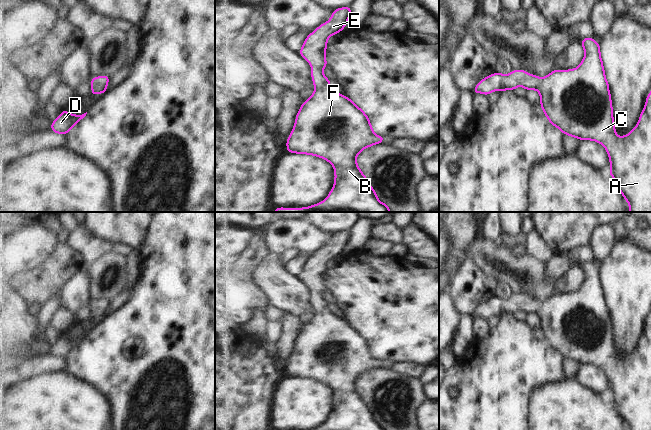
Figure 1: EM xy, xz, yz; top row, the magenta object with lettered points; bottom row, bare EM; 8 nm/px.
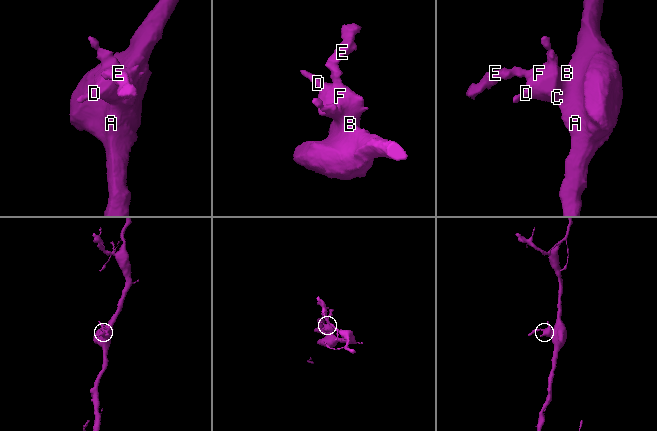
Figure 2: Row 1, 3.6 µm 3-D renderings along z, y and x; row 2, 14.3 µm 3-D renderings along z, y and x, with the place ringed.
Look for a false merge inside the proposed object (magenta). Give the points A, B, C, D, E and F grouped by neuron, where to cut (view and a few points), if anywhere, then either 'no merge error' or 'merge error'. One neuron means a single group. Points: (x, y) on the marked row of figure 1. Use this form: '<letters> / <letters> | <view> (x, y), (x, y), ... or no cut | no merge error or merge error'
A B C D E F | no cut | no merge error

